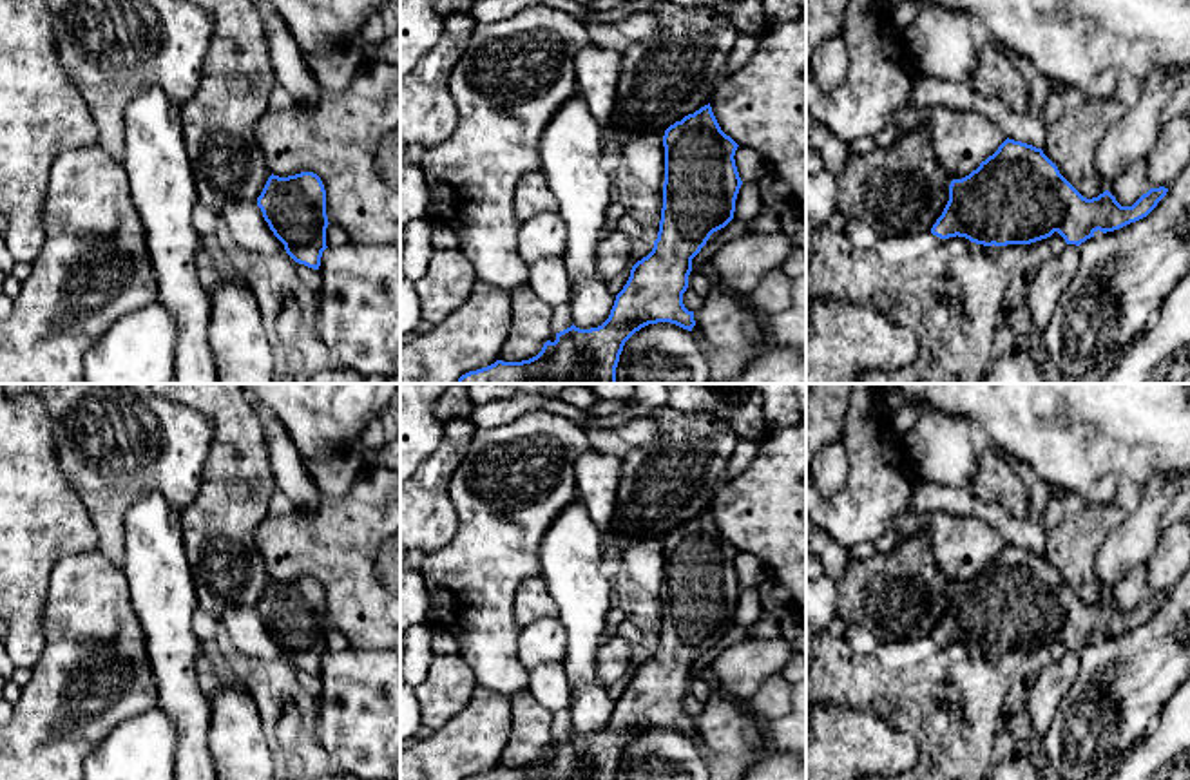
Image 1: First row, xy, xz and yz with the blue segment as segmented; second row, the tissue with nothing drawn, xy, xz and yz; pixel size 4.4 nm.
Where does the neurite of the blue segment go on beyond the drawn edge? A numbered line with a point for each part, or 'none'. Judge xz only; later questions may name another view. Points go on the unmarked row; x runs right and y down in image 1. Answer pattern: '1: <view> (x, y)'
1: xz (662, 485)

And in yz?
1: yz (899, 596)

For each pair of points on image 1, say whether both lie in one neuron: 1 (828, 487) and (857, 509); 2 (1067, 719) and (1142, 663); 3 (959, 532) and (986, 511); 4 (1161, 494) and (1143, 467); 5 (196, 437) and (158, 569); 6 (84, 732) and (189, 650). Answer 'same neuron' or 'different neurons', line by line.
1: different neurons
2: same neuron
3: different neurons
4: different neurons
5: different neurons
6: different neurons

